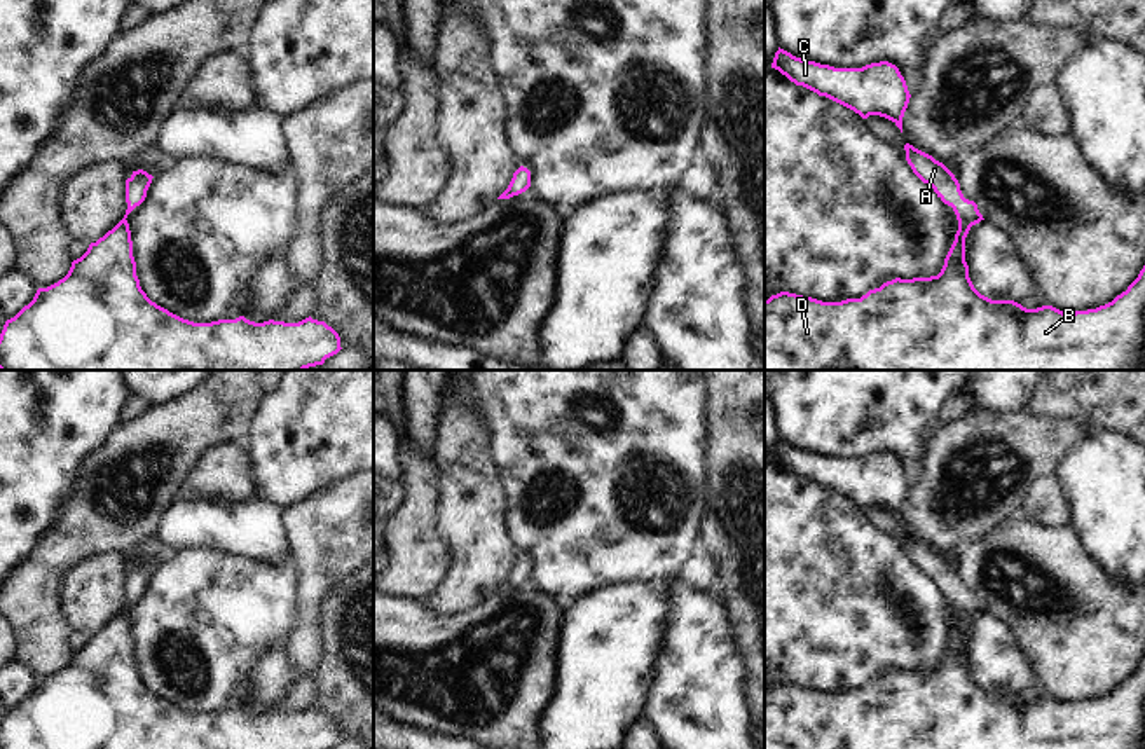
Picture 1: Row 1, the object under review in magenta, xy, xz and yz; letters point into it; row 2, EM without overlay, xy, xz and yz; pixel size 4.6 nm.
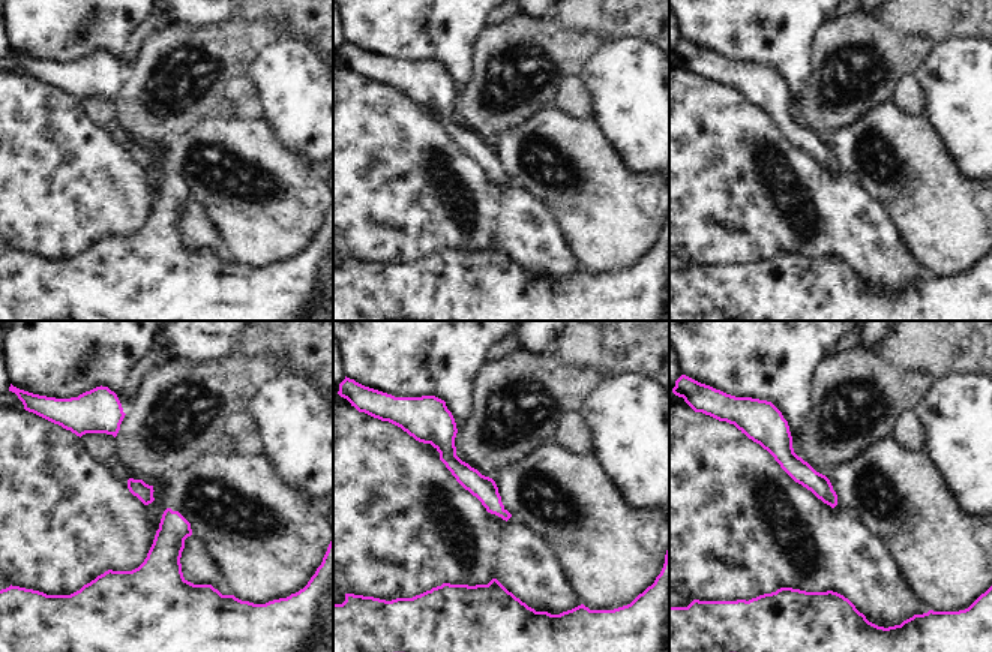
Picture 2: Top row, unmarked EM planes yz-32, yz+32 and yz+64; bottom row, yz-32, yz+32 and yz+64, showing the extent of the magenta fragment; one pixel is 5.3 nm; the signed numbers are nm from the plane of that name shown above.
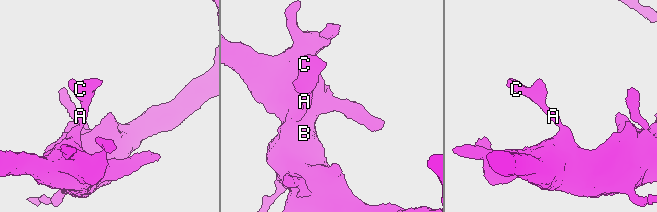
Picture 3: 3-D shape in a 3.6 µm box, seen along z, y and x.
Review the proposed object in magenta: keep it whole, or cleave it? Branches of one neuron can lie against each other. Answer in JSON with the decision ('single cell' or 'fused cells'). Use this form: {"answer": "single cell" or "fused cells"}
{"answer": "single cell"}

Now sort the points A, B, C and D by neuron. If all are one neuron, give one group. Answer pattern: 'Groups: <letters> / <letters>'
Groups: A B C D

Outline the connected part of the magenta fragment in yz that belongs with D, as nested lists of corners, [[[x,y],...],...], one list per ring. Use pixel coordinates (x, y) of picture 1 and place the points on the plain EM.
[[[906,534],[913,564],[953,599],[958,622],[937,667],[883,674],[860,690],[822,693],[789,683],[764,691],[764,749],[1145,749],[1145,656],[1126,683],[1096,700],[1026,700],[981,686],[965,653],[965,629],[983,606],[963,588],[955,566]]]

